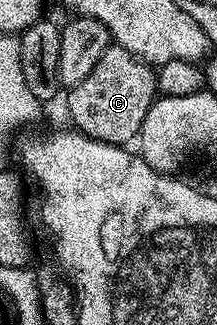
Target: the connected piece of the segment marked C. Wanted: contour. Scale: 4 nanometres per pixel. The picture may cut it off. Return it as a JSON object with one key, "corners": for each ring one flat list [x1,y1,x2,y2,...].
{"corners":[[110,46,97,59,91,74,68,89,72,127,93,140,128,145,128,140,136,141,140,137,143,118,147,118,147,110,158,92,157,77,150,65,132,56,126,48]]}

